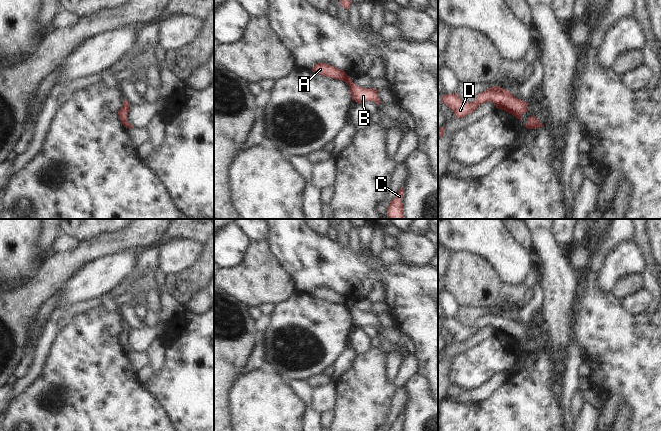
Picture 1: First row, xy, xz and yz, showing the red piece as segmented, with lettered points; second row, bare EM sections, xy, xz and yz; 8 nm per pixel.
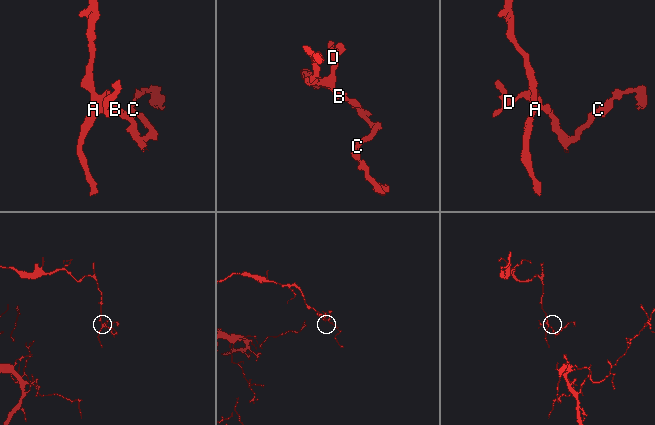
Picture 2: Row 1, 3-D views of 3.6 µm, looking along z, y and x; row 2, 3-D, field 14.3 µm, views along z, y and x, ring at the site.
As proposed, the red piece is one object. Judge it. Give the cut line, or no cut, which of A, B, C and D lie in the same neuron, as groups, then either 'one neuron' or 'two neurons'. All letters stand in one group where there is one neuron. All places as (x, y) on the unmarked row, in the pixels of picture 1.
cut xz (352, 306), (349, 309); groups A D / B C; two neurons

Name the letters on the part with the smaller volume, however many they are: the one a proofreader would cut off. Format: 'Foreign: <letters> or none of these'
Foreign: B, C

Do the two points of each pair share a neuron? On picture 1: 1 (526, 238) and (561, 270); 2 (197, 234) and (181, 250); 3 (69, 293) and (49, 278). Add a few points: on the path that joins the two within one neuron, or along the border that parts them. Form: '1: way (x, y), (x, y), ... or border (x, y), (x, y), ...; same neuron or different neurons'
1: border (528, 229), (532, 239), (532, 248); different neurons
2: border (167, 240), (195, 240), (202, 244); different neurons
3: border (78, 271), (58, 289); different neurons

